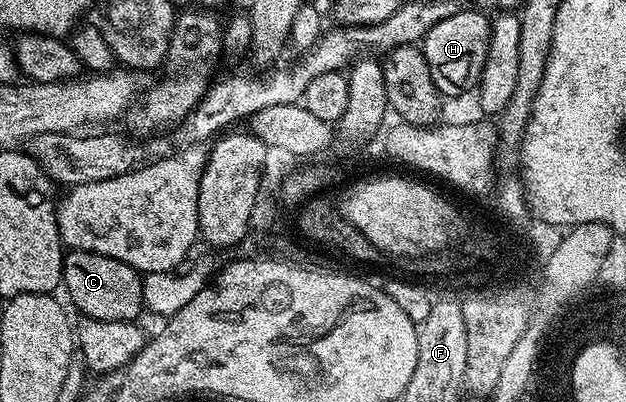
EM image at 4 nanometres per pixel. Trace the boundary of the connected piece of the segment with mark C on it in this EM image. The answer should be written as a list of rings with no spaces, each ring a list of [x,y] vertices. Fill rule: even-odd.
[[[70,250],[69,253],[63,257],[62,260],[62,286],[64,287],[64,291],[66,290],[66,294],[70,297],[69,305],[79,311],[77,312],[79,315],[95,318],[96,320],[116,320],[117,322],[133,322],[139,316],[138,313],[143,313],[144,307],[142,305],[142,280],[143,275],[139,273],[139,271],[133,270],[128,264],[124,264],[120,260],[112,260],[112,256],[100,256],[96,252],[84,252],[83,250]]]

